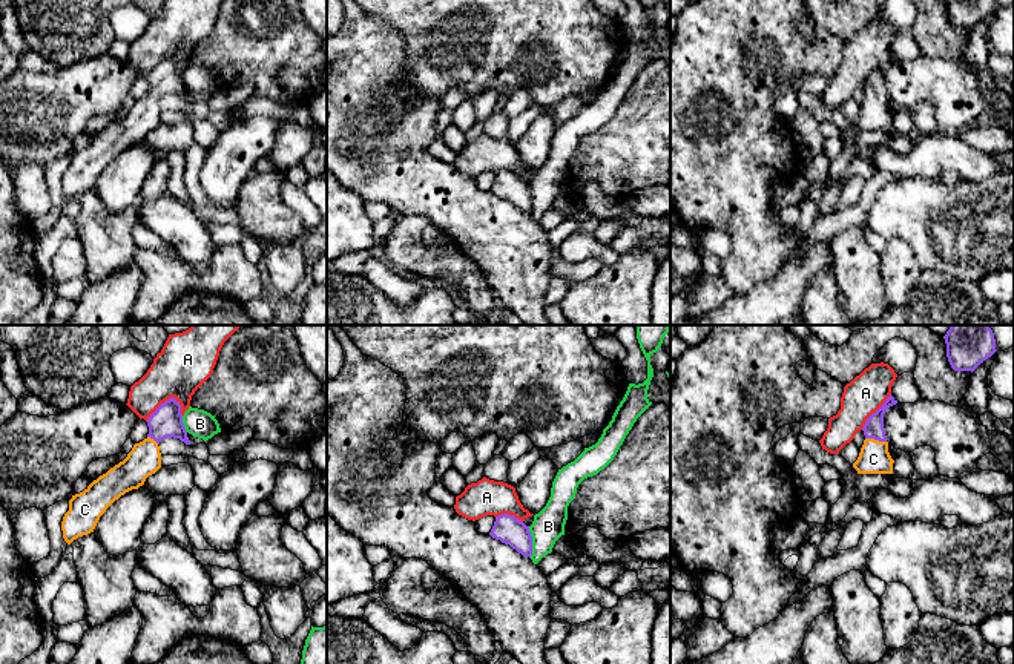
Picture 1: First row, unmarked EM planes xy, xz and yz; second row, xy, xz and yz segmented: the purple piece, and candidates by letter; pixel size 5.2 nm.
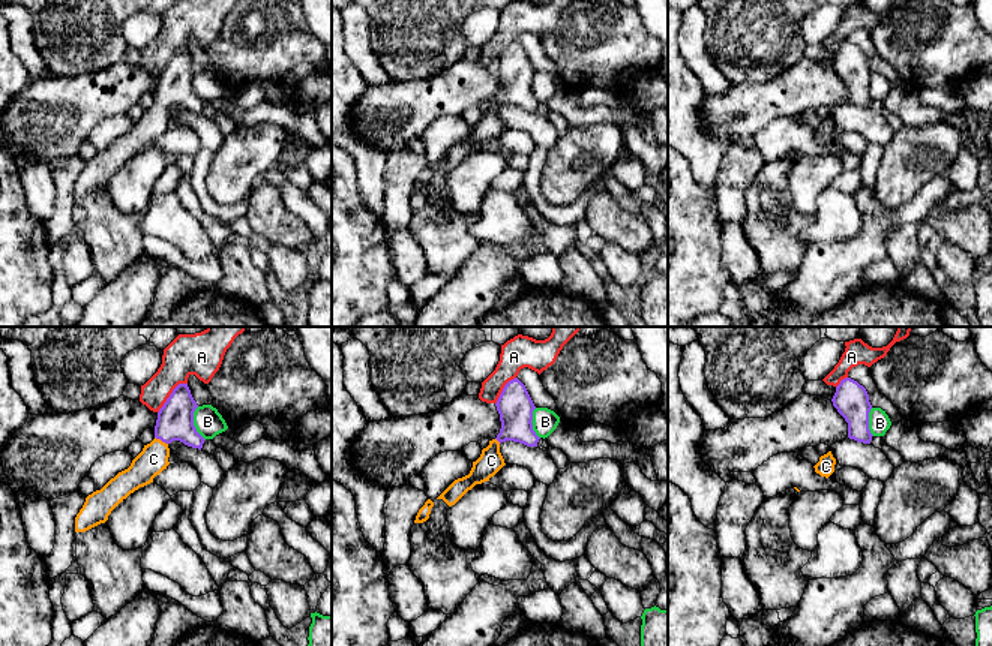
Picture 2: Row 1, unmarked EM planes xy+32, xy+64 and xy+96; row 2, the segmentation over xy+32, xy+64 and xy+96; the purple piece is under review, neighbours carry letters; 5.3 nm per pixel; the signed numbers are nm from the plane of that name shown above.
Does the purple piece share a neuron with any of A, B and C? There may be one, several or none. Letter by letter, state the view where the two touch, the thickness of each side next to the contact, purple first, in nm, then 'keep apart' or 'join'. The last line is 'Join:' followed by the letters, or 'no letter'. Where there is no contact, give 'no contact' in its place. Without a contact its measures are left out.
A: contact in xy; calibres 160 and 280 nm; keep apart
B: contact in xz; calibres 150 and 170 nm; keep apart
C: contact in yz; calibres 110 and 160 nm; join
Join: C

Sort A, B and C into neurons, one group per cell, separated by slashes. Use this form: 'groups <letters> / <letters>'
groups A / B / C

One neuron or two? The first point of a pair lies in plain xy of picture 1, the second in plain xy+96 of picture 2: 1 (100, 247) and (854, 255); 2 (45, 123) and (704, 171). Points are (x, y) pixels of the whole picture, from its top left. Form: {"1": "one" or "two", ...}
{"1": "two", "2": "two"}

